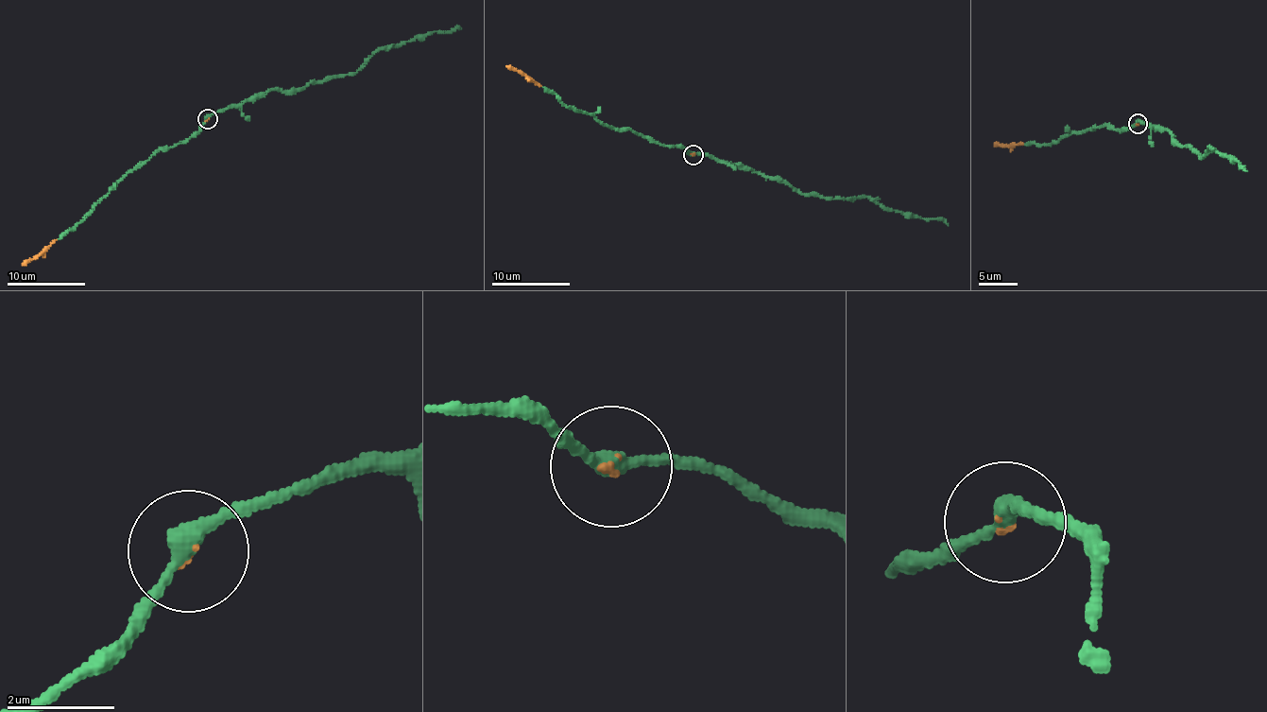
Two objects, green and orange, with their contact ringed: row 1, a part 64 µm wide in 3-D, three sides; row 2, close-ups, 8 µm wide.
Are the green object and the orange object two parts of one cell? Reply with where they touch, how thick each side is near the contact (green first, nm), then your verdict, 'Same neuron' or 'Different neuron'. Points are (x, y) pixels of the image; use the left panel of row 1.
Place: (207, 119). Thickness 280 nm (green) against 60 nm. Same neuron

